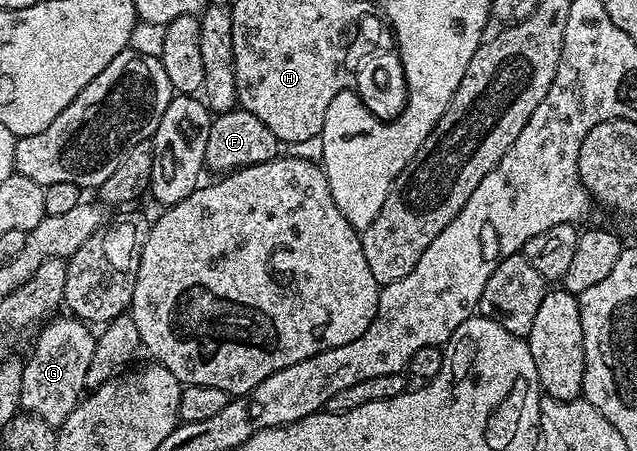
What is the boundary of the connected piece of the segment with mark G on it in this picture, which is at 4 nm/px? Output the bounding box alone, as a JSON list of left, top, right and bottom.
[19,317,98,425]

